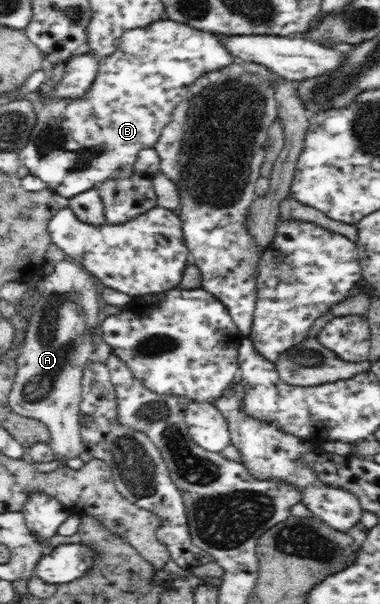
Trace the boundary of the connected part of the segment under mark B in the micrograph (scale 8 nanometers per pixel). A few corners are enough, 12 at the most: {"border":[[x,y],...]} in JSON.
{"border":[[125,32],[90,93],[46,100],[21,165],[62,197],[128,177],[219,35]]}

